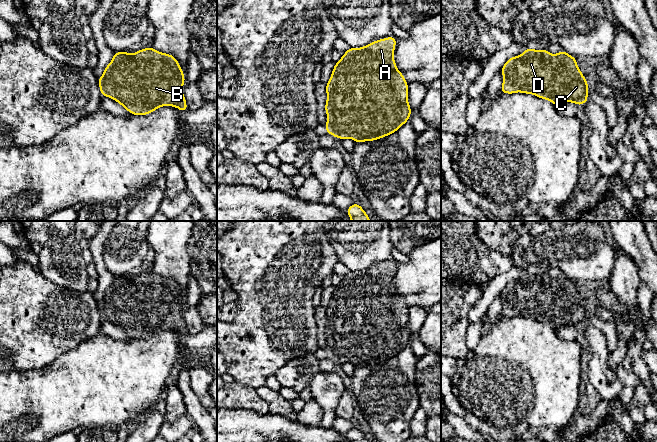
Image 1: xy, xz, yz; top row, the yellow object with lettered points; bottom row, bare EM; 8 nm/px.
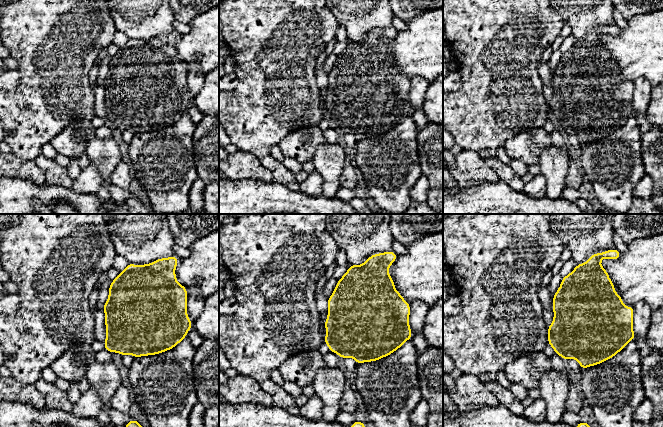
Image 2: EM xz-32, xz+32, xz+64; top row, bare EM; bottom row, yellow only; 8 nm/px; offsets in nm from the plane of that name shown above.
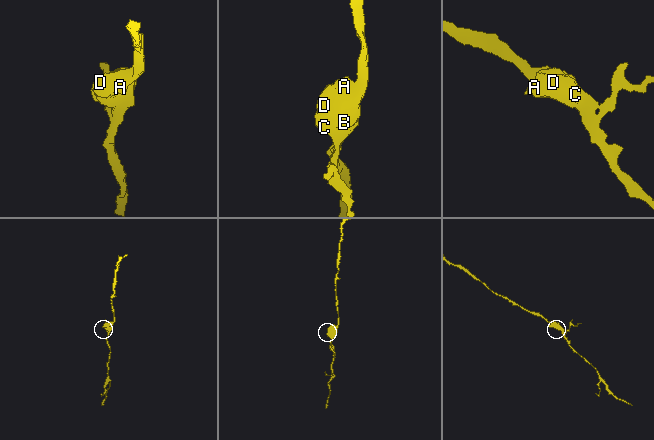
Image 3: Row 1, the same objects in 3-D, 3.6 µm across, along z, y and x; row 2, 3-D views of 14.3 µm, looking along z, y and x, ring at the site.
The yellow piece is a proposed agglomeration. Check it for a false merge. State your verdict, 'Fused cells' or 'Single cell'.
Single cell

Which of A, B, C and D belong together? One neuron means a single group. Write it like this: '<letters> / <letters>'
A B C D

